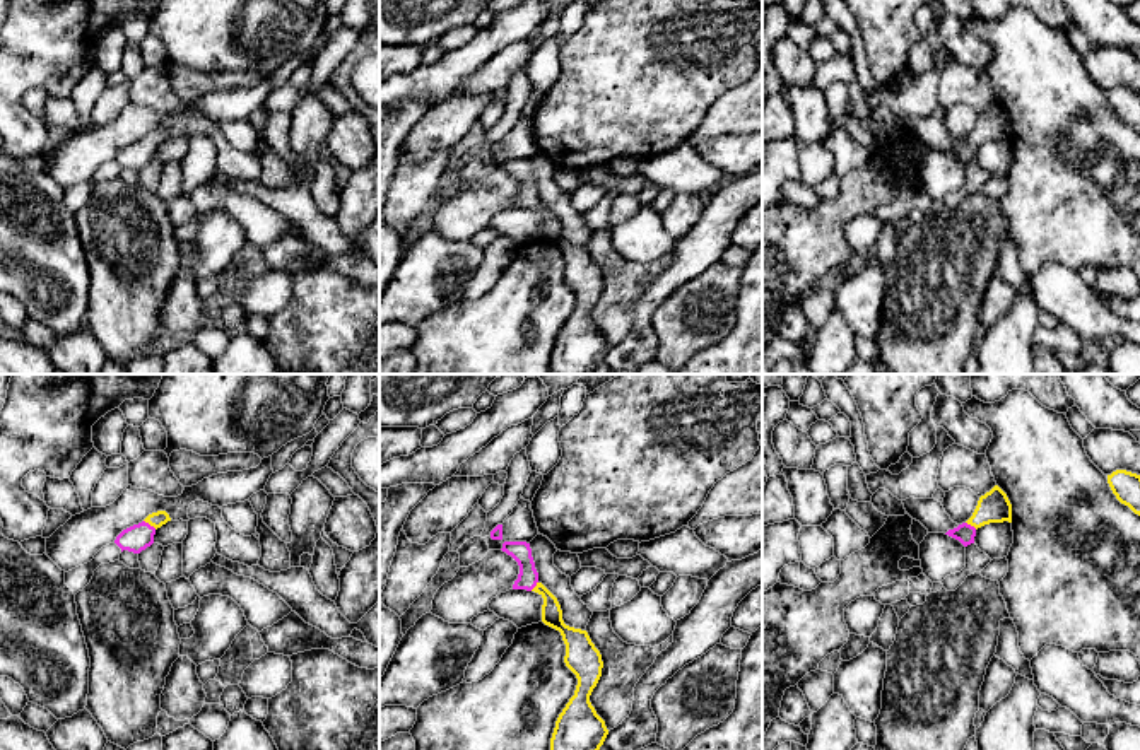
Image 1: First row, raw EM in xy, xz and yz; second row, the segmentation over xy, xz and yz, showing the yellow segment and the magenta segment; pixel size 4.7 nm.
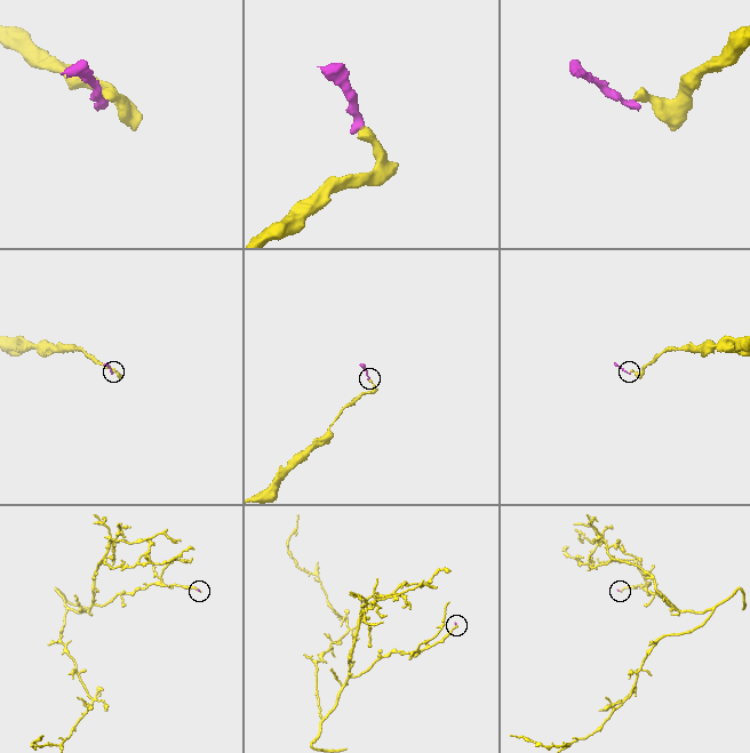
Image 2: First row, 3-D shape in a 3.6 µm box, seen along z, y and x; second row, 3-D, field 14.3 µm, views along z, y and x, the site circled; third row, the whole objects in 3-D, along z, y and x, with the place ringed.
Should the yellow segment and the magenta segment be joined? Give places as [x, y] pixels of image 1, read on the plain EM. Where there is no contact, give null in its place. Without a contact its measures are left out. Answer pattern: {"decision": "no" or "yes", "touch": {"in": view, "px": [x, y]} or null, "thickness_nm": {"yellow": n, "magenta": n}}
{"decision": "yes", "touch": {"in": "xy", "px": [151, 142]}, "thickness_nm": {"yellow": 70, "magenta": 130}}

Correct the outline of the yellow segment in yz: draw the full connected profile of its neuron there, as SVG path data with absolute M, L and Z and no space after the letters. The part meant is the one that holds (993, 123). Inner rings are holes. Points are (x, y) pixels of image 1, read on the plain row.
M995 103L990 109L979 114L973 133L945 152L959 157L964 164L974 161L976 147L990 140L1012 140L1012 121L1007 111Z

